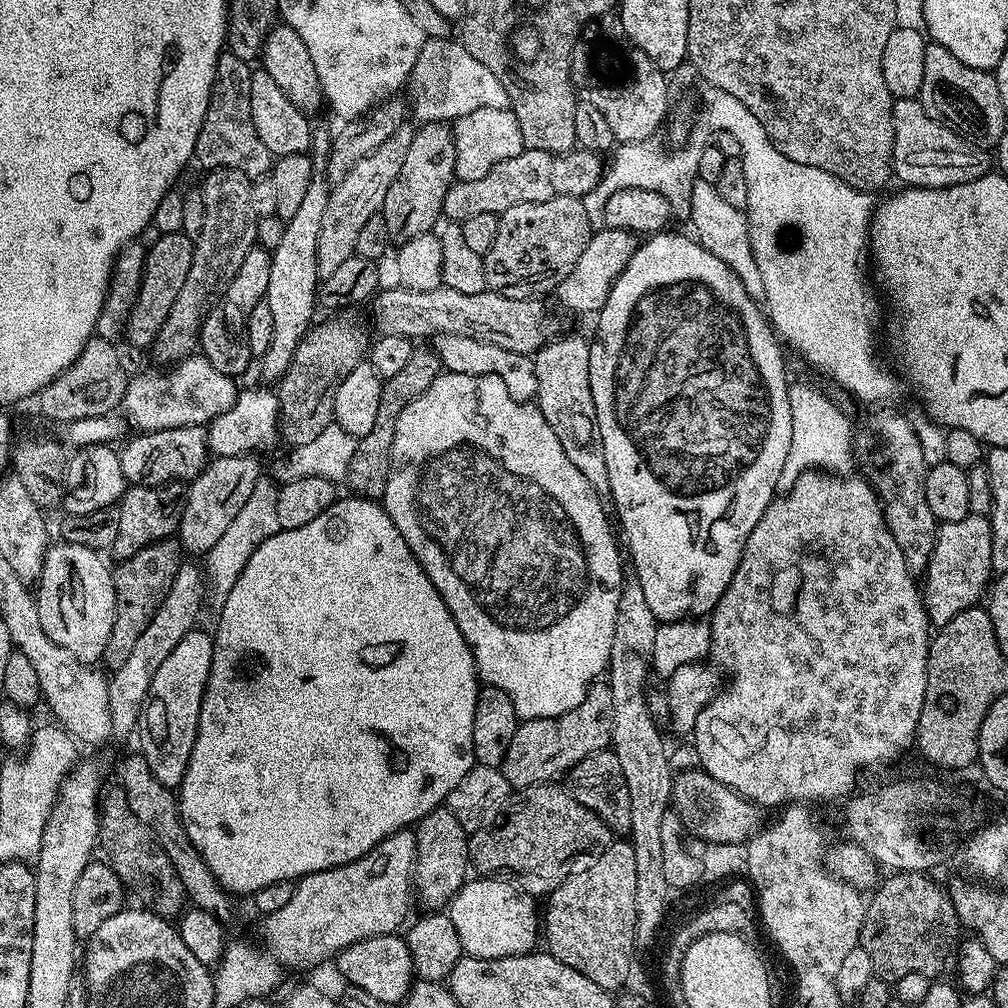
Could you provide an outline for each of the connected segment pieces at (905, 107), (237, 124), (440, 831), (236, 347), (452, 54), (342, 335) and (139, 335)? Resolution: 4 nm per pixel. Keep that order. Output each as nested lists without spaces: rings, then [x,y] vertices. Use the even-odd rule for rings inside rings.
[[[919,99],[896,100],[892,106],[894,118],[894,150],[892,174],[899,183],[914,188],[949,188],[965,184],[979,176],[989,175],[994,160],[985,149],[971,144],[953,128],[930,118]]]
[[[225,50],[220,53],[218,66],[214,74],[212,97],[202,122],[202,130],[196,139],[195,163],[200,163],[204,170],[216,168],[233,168],[251,178],[264,178],[272,171],[274,157],[254,126],[250,114],[250,82],[254,68],[251,63],[235,57]]]
[[[446,806],[436,808],[420,819],[414,828],[416,834],[416,870],[414,892],[425,904],[425,909],[440,910],[447,905],[453,894],[466,883],[470,876],[468,837],[458,818]]]
[[[259,246],[252,248],[243,259],[237,276],[220,297],[218,307],[204,317],[204,325],[200,328],[198,337],[199,351],[209,360],[214,370],[221,371],[224,375],[240,378],[247,370],[248,363],[253,363],[254,357],[242,337],[246,322],[250,318],[250,310],[254,310],[254,306],[258,306],[258,302],[265,299],[267,294],[271,258],[272,252],[269,249]]]
[[[456,38],[425,39],[422,50],[418,54],[418,62],[414,62],[414,70],[408,75],[407,92],[411,115],[416,115],[420,122],[454,122],[458,118],[470,114],[470,110],[508,107],[506,86],[502,86],[502,82],[498,82],[498,78],[494,78],[493,72],[486,66],[482,66],[482,62],[478,62],[478,58],[474,58],[474,54],[470,54],[470,50],[466,50]]]
[[[328,320],[325,324],[318,324],[304,337],[298,350],[294,350],[294,358],[290,362],[288,372],[278,381],[280,397],[278,432],[282,440],[292,444],[288,446],[293,449],[306,446],[306,442],[314,442],[314,438],[318,438],[318,434],[322,434],[322,430],[326,430],[326,426],[333,423],[334,394],[338,390],[338,386],[342,386],[342,378],[346,378],[346,374],[350,374],[350,370],[354,370],[354,366],[362,363],[370,348],[369,337],[364,337],[363,330],[352,320]]]
[[[182,230],[160,234],[157,239],[145,251],[142,286],[139,288],[134,310],[130,310],[126,329],[126,340],[136,348],[147,349],[156,340],[158,330],[162,328],[193,262],[195,243]]]

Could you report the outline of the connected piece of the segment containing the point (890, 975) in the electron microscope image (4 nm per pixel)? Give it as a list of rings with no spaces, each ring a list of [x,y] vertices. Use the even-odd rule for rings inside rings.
[[[892,872],[889,877],[871,893],[860,931],[859,947],[870,954],[875,979],[895,982],[906,974],[943,977],[962,940],[962,925],[951,896],[923,872]]]

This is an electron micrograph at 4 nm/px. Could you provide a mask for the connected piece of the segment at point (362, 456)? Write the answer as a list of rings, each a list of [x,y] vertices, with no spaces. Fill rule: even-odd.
[[[413,347],[410,358],[406,361],[406,366],[402,366],[402,370],[398,370],[398,374],[387,377],[384,380],[384,389],[382,390],[382,402],[378,402],[378,415],[374,421],[374,427],[364,436],[359,437],[354,450],[354,458],[350,458],[350,470],[348,471],[347,487],[352,487],[351,491],[355,495],[365,500],[379,501],[383,497],[386,490],[386,482],[390,478],[390,466],[392,465],[392,447],[394,446],[394,426],[398,426],[398,414],[402,414],[402,410],[406,410],[406,406],[410,402],[414,402],[414,398],[418,398],[418,394],[422,394],[430,386],[430,382],[434,382],[434,378],[438,378],[442,371],[440,356],[436,353],[435,347],[420,348]]]

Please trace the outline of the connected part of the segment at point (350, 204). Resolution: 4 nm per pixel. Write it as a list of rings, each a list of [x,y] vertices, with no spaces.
[[[403,126],[391,134],[382,146],[362,158],[350,170],[350,174],[331,189],[318,235],[317,270],[321,277],[334,274],[334,270],[338,270],[338,266],[342,266],[346,258],[356,255],[358,234],[362,231],[362,226],[366,226],[366,222],[370,222],[370,218],[374,218],[381,211],[386,190],[389,190],[402,167],[402,162],[405,161],[413,133],[411,127]]]

